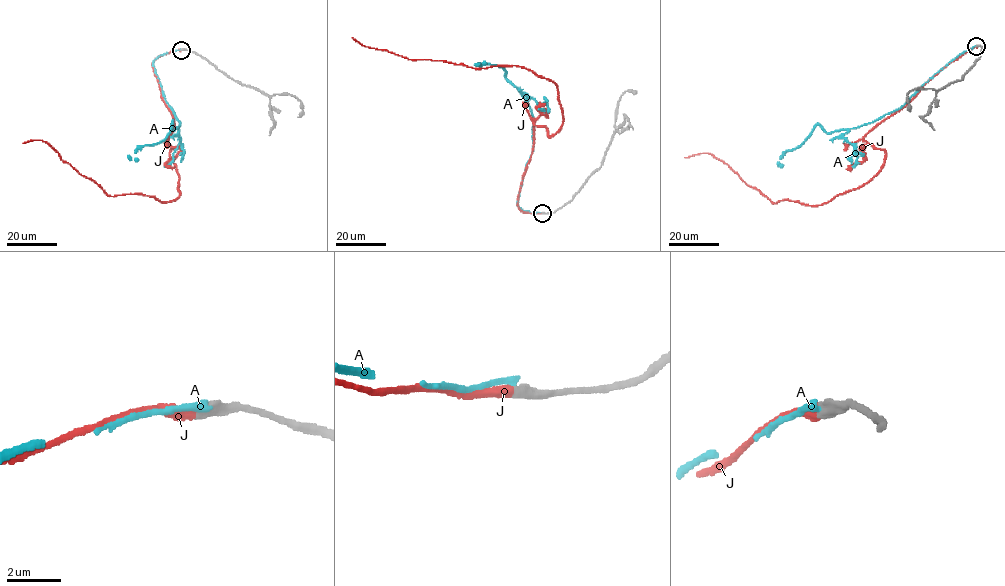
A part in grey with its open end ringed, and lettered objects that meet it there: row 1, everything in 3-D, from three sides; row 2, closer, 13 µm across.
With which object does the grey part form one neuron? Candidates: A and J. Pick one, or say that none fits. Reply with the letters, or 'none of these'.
J

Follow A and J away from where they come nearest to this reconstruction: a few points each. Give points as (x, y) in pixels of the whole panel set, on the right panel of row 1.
A: (976, 46), (937, 71), (902, 105), (873, 121), (829, 133), (817, 124), (803, 142), (782, 153), (778, 166)
J: (977, 46), (868, 132), (867, 142), (885, 150), (882, 167), (825, 202), (772, 202), (712, 155), (685, 157)

